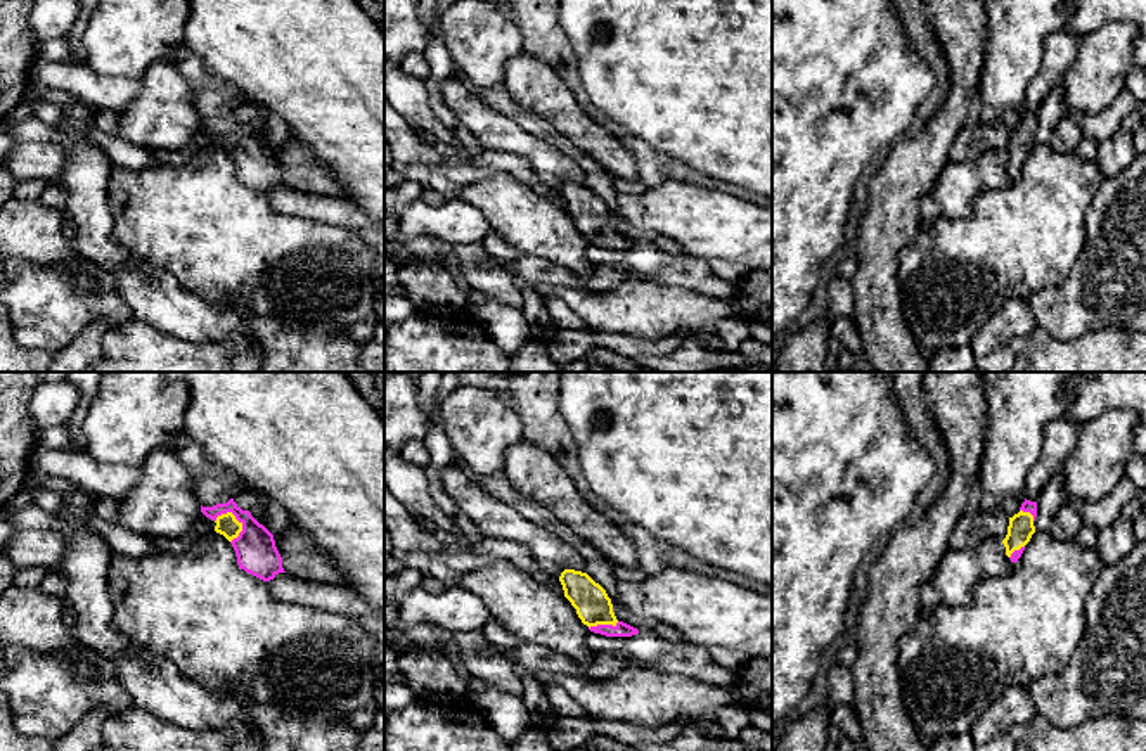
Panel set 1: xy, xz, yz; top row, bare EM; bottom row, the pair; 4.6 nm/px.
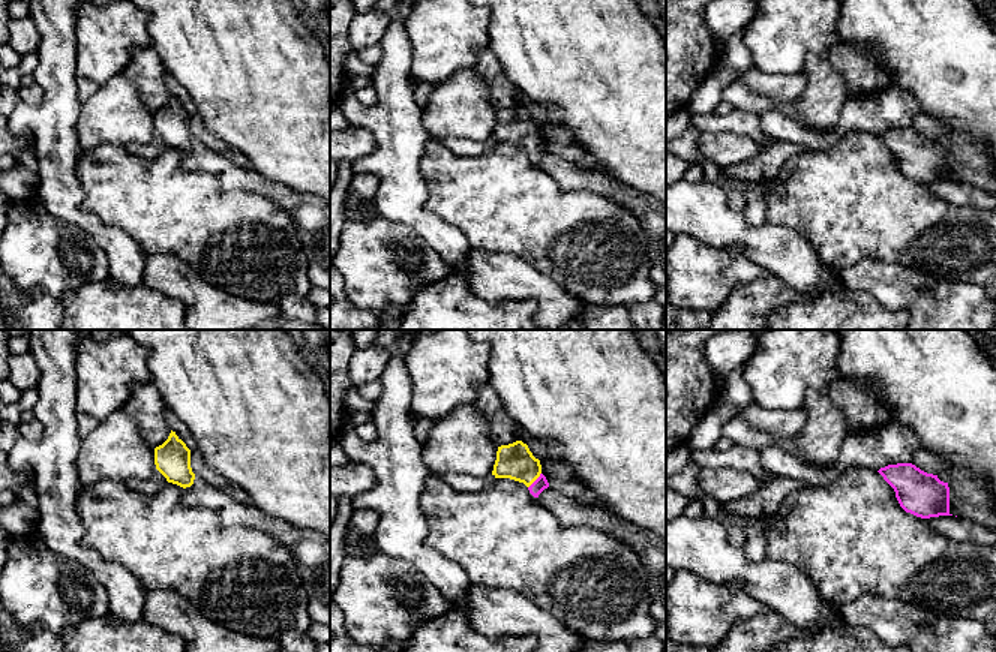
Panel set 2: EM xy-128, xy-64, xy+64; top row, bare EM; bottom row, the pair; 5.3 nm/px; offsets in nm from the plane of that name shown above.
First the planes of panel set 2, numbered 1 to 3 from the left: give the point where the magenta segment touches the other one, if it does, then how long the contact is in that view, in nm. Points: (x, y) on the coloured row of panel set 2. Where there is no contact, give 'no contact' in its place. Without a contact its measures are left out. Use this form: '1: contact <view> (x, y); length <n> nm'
1: no contact
2: contact xy-64 (536, 478); length 110 nm
3: no contact

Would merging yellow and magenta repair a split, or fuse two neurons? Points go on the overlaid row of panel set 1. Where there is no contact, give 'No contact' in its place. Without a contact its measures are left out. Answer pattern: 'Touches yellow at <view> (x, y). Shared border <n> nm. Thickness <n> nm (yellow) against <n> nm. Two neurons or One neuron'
Touches yellow at xy (241, 526). Shared border 150 nm. Thickness 100 nm (yellow) against 190 nm. One neuron

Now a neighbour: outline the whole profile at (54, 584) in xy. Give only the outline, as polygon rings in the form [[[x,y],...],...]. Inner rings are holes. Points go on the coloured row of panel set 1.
[[[48,573],[45,576],[45,580],[40,583],[40,590],[55,595],[55,597],[62,597],[66,592],[66,578],[61,573]]]

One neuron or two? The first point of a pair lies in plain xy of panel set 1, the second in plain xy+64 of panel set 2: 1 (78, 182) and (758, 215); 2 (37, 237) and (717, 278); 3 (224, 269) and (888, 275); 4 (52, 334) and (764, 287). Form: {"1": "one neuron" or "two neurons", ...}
{"1": "one neuron", "2": "two neurons", "3": "two neurons", "4": "two neurons"}

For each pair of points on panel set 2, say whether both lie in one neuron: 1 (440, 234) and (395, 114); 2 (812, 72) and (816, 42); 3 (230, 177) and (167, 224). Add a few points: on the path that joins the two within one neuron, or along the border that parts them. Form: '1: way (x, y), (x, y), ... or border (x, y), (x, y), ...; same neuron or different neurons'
1: way (410, 206), (402, 198), (398, 144); same neuron
2: border (822, 54), (810, 54), (801, 72); different neurons
3: border (201, 170), (225, 191), (254, 194); different neurons

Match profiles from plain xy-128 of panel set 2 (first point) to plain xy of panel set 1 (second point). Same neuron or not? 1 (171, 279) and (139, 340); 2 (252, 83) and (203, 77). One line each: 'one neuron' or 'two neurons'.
1: two neurons
2: two neurons

